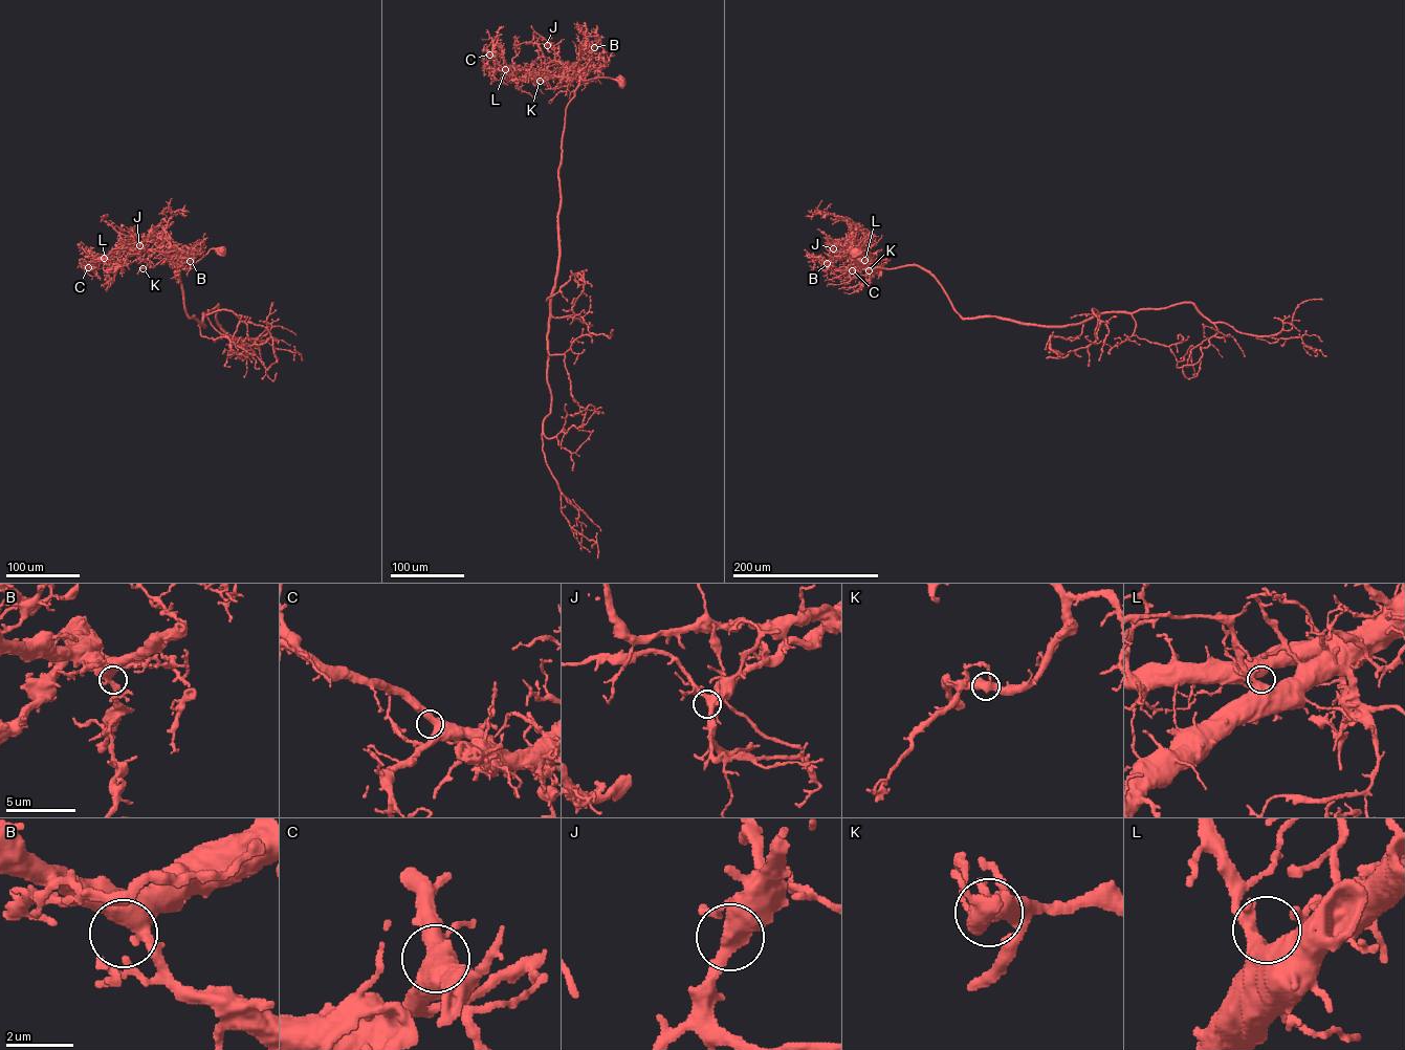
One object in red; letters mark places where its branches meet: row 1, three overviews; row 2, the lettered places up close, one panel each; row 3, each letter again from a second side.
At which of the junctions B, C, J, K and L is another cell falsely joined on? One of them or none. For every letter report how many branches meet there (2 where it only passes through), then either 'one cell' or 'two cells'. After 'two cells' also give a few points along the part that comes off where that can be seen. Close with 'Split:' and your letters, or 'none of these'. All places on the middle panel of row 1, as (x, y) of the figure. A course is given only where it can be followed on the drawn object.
B: 3 branches meet; one cell
C: 3 branches meet; one cell
J: 3 branches meet; one cell
K: 3 branches meet; one cell
L: 3 branches meet; one cell
Split: none of these

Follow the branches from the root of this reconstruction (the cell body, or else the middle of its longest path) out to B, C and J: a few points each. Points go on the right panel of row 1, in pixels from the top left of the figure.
B: (855, 254), (860, 271), (847, 257), (827, 263)
C: (855, 254), (859, 271), (859, 261), (865, 252), (863, 249), (866, 259), (852, 270)
J: (855, 254), (860, 271), (850, 257), (851, 239), (839, 241), (833, 248)

